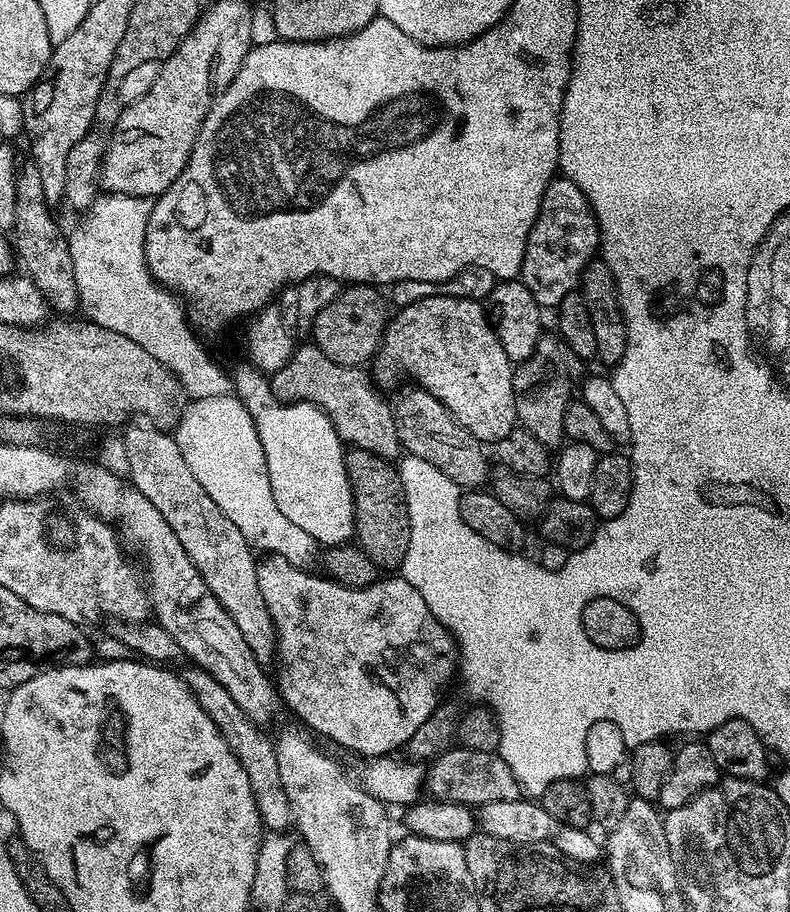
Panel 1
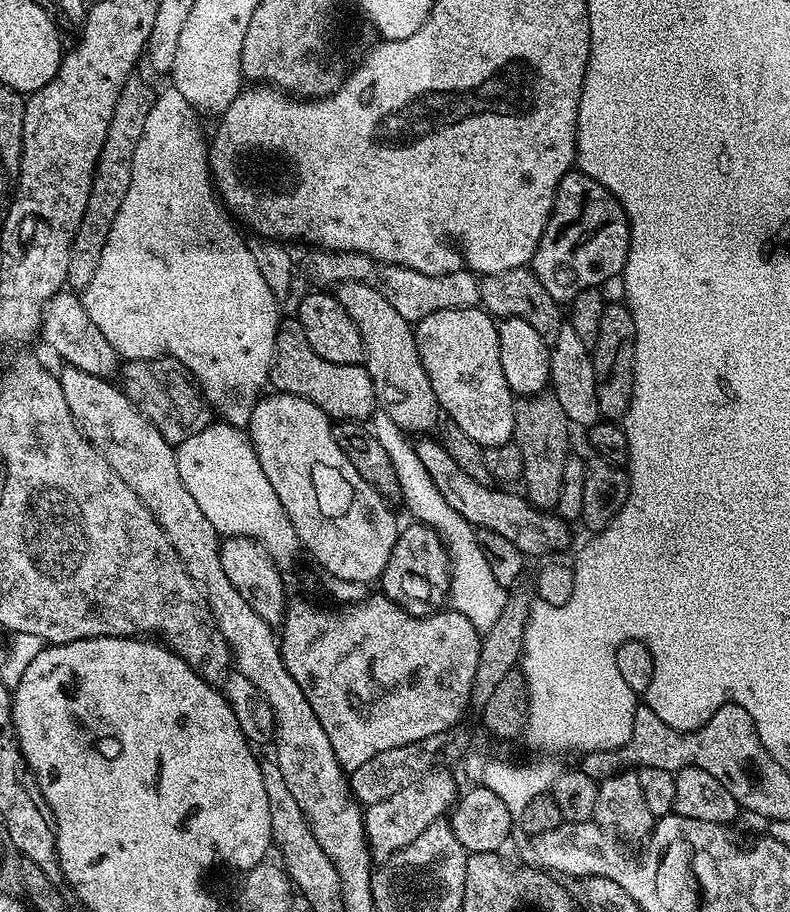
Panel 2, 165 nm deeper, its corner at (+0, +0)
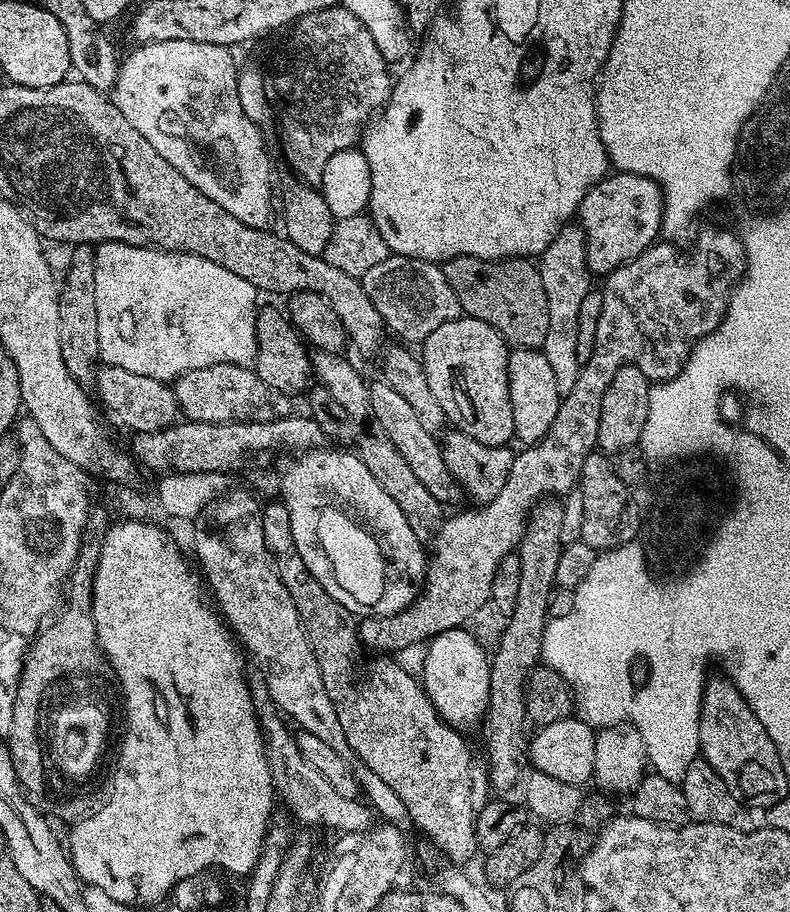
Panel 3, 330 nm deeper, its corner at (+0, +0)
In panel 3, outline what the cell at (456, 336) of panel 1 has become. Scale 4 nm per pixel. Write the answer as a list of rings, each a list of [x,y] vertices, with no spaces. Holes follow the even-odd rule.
[[[461,314],[458,319],[446,322],[434,330],[422,342],[422,363],[426,370],[426,382],[434,390],[449,425],[455,426],[470,438],[486,446],[505,446],[516,435],[514,430],[514,410],[510,406],[508,393],[508,354],[510,348],[498,329],[480,321],[476,317]]]

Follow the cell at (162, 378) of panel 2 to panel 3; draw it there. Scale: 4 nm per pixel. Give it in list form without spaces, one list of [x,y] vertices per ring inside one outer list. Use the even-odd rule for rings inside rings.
[[[215,364],[184,372],[176,377],[174,391],[177,409],[198,423],[268,423],[294,412],[289,393],[266,386],[251,367],[243,364]]]

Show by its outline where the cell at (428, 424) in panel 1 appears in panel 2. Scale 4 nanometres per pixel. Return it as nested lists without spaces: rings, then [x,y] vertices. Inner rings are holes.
[[[351,280],[339,285],[334,295],[360,331],[364,343],[362,363],[370,374],[379,411],[390,414],[390,418],[394,418],[396,425],[405,434],[427,433],[424,432],[427,428],[441,423],[442,413],[434,394],[434,386],[430,386],[430,378],[426,378],[426,370],[420,361],[413,325],[402,318],[402,314],[398,314],[398,310],[394,310],[386,298],[382,298],[375,283],[368,283],[364,280]]]

